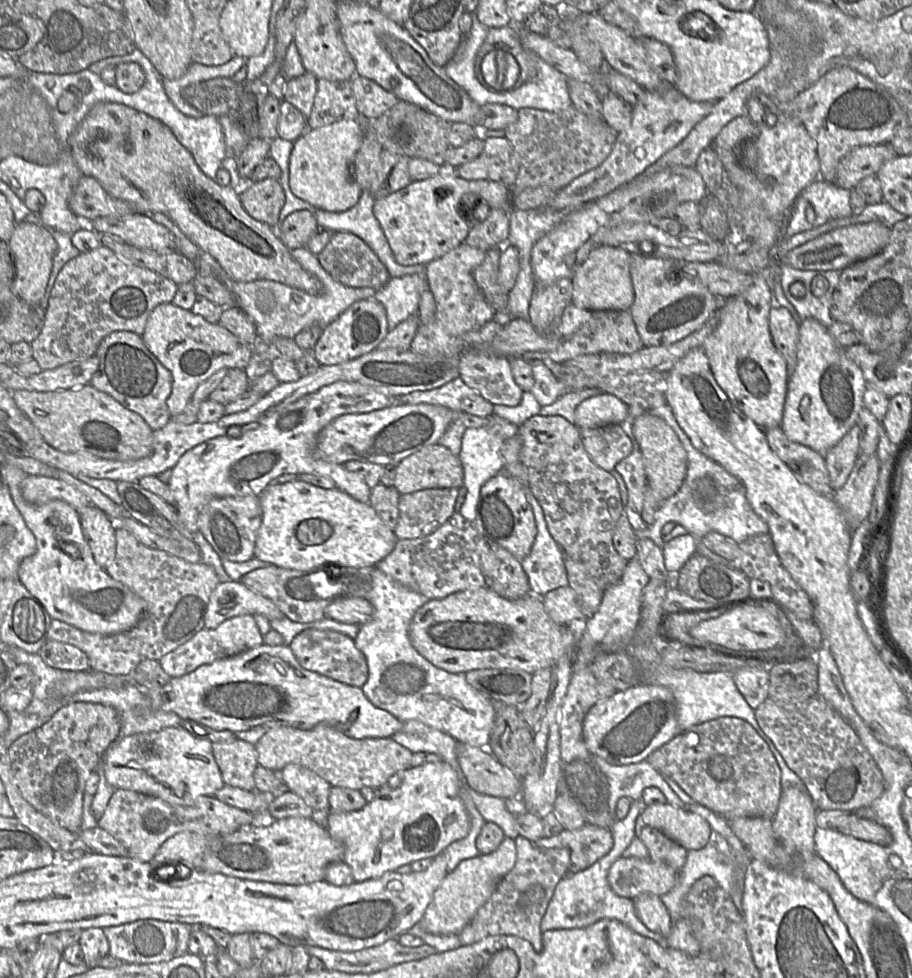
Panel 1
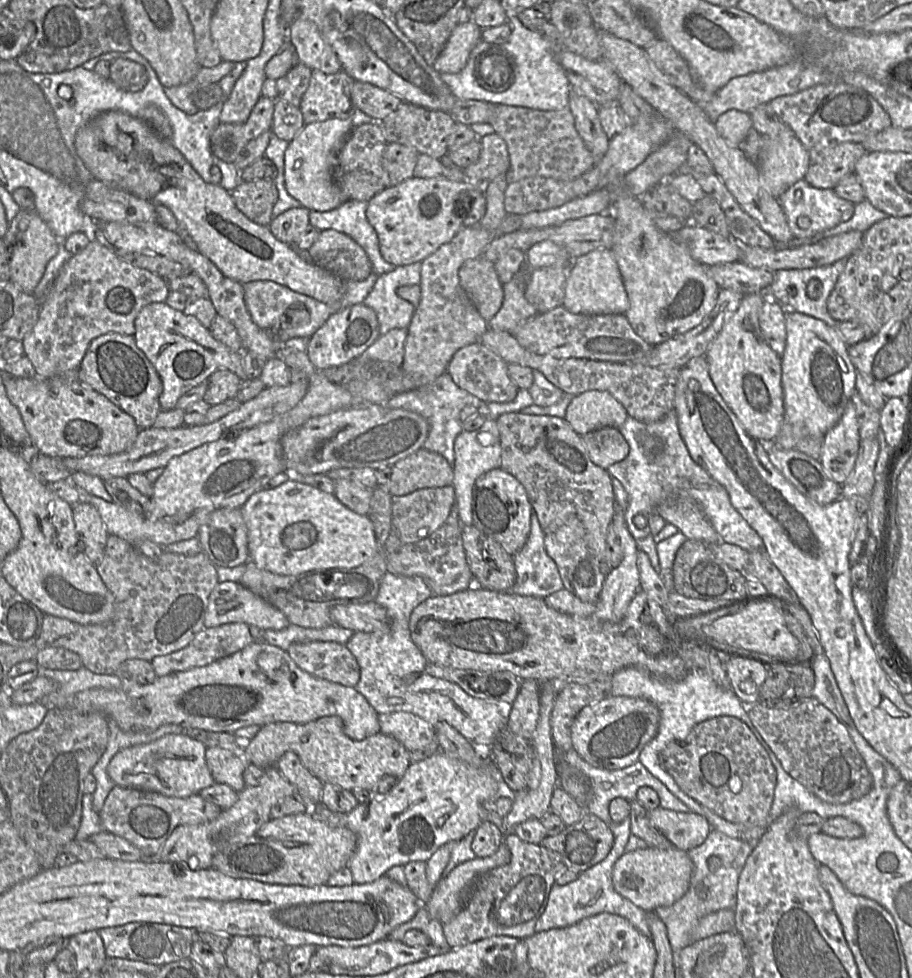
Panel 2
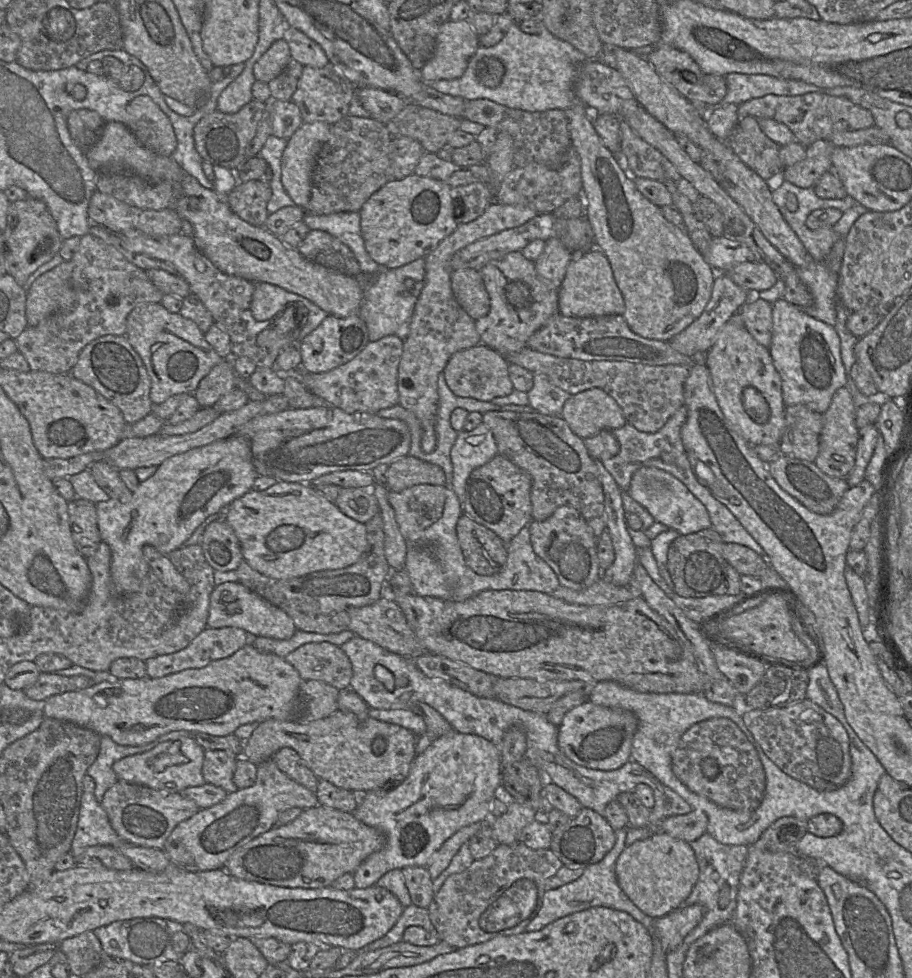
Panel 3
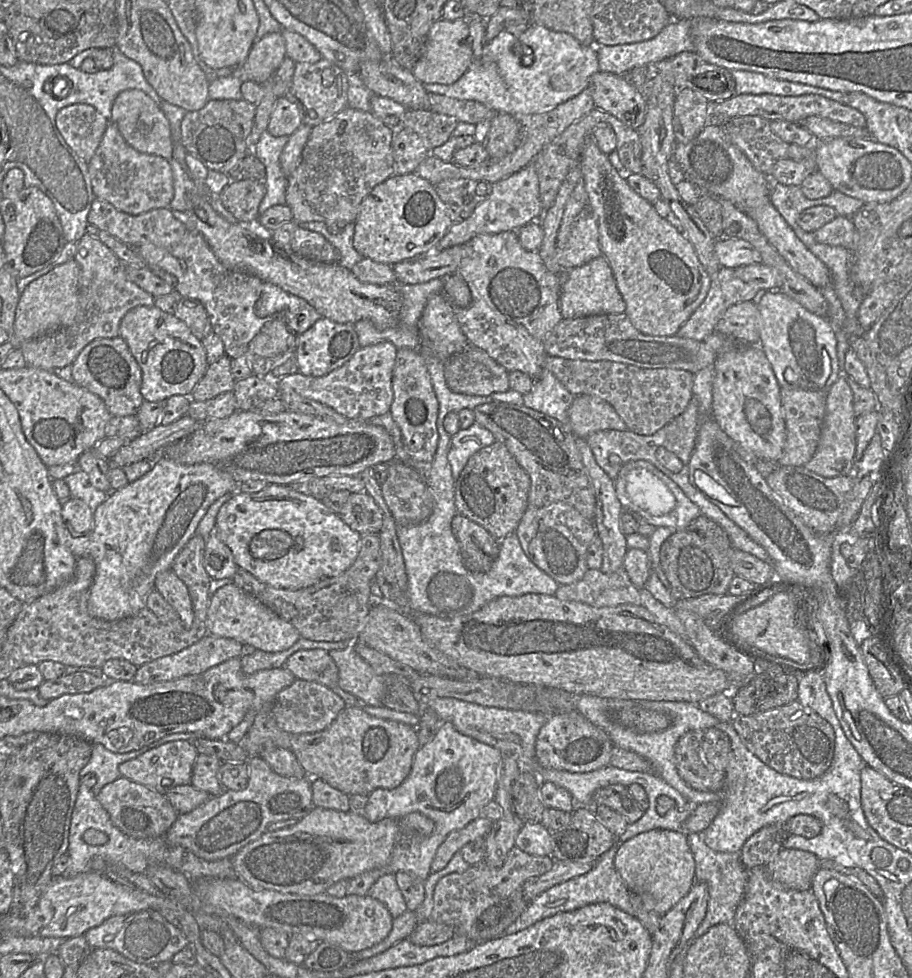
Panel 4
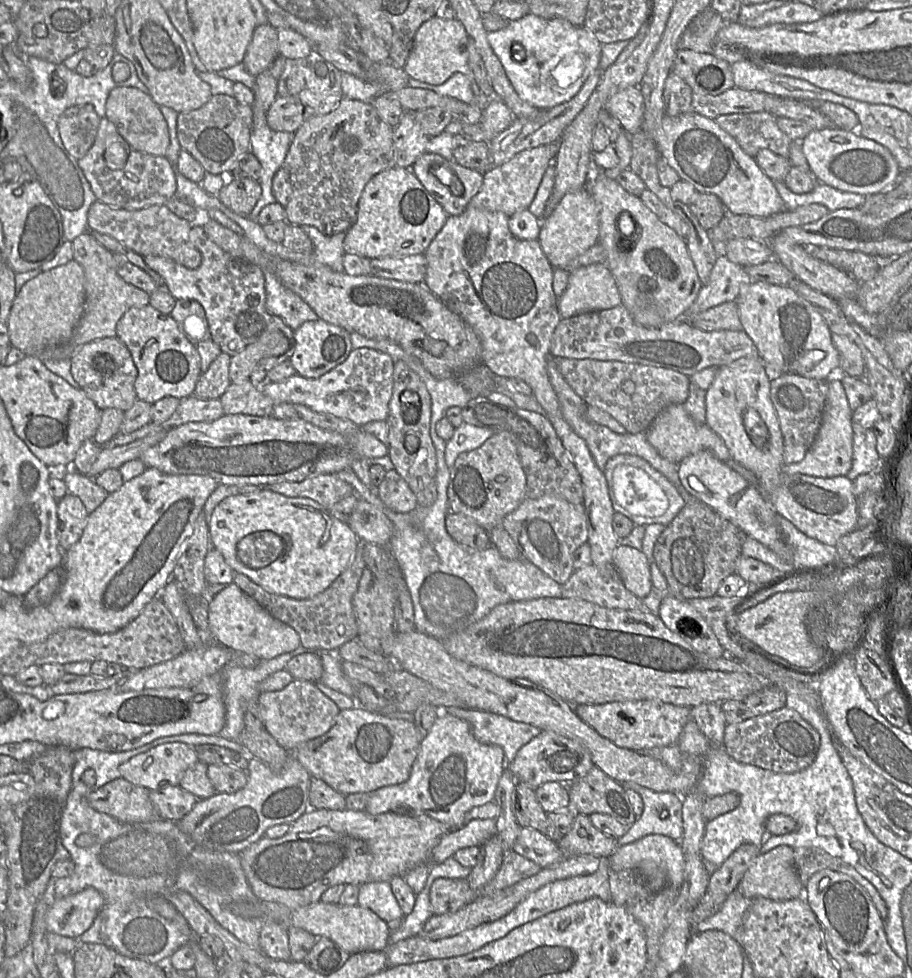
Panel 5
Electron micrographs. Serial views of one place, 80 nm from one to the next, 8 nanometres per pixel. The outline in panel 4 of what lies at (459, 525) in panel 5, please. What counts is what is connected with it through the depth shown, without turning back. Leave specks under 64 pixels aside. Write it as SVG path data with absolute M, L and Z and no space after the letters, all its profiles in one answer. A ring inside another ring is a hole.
M456 513L451 522L464 565L474 572L488 571L499 554L499 540L479 524Z

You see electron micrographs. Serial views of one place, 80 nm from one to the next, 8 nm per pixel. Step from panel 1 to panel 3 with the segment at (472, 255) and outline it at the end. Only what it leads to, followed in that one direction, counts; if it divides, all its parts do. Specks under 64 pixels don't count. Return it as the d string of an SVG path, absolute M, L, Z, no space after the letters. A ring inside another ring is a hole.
M493 199L480 217L469 223L458 224L457 228L449 236L447 236L433 251L424 257L424 285L414 308L410 324L410 332L404 340L403 351L398 366L397 379L399 394L398 405L413 413L414 416L421 422L421 449L424 453L431 453L437 444L434 421L438 411L437 380L439 375L443 373L446 364L455 353L474 347L481 343L480 335L475 327L475 320L461 308L454 297L451 288L451 274L453 272L451 260L458 251L465 248L469 244L495 235L504 230L519 227L538 214L539 213L537 211L531 208L520 205L502 204Z

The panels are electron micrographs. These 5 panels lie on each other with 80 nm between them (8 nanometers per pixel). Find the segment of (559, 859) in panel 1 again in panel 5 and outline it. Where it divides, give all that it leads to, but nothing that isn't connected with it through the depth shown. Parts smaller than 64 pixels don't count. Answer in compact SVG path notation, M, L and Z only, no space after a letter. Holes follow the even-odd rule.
M512 850L508 851L504 855L498 872L484 888L482 895L502 891L523 879L536 875L542 869L538 864L520 854ZM451 878L436 879L430 887L429 895L433 915L456 912L479 897L467 879Z

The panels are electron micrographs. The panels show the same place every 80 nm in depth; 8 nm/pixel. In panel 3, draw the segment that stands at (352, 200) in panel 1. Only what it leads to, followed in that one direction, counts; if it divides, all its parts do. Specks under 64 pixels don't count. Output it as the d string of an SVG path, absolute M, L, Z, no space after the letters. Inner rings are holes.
M302 123L288 139L281 162L281 181L296 206L306 209L311 196L311 175L321 145L327 140L330 125Z

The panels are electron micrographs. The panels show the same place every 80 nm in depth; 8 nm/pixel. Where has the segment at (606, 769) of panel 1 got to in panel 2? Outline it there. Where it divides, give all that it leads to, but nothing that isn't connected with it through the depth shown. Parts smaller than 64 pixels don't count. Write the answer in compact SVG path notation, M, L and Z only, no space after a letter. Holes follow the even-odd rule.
M571 748L566 752L557 751L557 760L565 760L572 767L577 768L587 779L590 785L590 798L585 805L585 810L596 815L610 826L612 823L609 815L609 804L615 798L624 798L628 801L636 800L637 791L640 787L653 788L659 796L659 807L676 812L689 812L690 809L678 799L658 778L654 777L639 761L619 770L605 770L596 768L584 761L579 754Z

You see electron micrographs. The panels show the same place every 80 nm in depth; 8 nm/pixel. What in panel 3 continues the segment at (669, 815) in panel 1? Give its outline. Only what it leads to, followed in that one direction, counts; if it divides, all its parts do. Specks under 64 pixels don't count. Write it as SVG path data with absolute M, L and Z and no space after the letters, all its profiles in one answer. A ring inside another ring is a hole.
M692 810L685 815L665 818L660 825L660 831L690 843L706 833L707 826L707 815L701 810Z

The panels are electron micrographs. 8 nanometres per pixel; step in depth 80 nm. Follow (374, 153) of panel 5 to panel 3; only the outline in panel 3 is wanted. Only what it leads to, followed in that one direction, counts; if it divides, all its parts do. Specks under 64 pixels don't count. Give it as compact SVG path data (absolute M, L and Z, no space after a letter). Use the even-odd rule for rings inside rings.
M347 115L330 125L327 140L321 145L311 175L311 196L305 213L328 215L359 212L369 197L393 180L391 141L386 126L369 117Z

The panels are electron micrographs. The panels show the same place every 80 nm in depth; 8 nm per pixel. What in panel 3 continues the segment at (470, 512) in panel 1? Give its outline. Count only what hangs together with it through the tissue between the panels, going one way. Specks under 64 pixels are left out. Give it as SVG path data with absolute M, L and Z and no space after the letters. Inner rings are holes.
M485 424L471 431L459 432L450 451L453 465L452 489L462 504L465 486L471 472L483 466L498 454L492 432Z

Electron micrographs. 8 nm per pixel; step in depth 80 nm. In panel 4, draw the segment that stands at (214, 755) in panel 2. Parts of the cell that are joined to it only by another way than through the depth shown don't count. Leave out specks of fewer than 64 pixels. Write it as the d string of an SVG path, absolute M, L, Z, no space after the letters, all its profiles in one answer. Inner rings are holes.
M198 754L192 768L190 785L207 792L210 796L221 795L225 790L218 772L222 762L214 756Z

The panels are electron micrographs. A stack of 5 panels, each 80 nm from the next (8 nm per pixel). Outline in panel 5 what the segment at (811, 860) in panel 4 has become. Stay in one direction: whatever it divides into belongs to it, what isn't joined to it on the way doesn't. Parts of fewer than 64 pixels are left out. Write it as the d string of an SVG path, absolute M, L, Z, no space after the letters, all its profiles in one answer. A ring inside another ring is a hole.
M781 845L760 854L740 880L736 890L749 899L764 897L776 901L790 900L804 895L804 882L794 864L794 849Z

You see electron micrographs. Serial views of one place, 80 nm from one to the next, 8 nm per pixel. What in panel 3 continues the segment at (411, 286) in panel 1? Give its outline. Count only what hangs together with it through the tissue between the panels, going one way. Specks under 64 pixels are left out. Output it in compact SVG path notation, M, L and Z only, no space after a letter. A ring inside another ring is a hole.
M419 258L395 269L382 269L365 284L364 297L358 314L366 324L370 342L376 342L390 335L395 335L403 341L407 338L414 308L423 289L424 277L425 258ZM406 279L415 281L412 290L405 288Z

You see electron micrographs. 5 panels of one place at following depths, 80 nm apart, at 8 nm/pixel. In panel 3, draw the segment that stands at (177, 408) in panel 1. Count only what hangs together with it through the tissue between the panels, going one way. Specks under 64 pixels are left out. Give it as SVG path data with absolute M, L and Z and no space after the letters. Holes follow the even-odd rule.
M160 303L136 305L127 316L125 336L145 365L151 381L150 399L154 404L176 394L193 394L209 371L224 360L205 340L195 322L179 312L169 312Z

